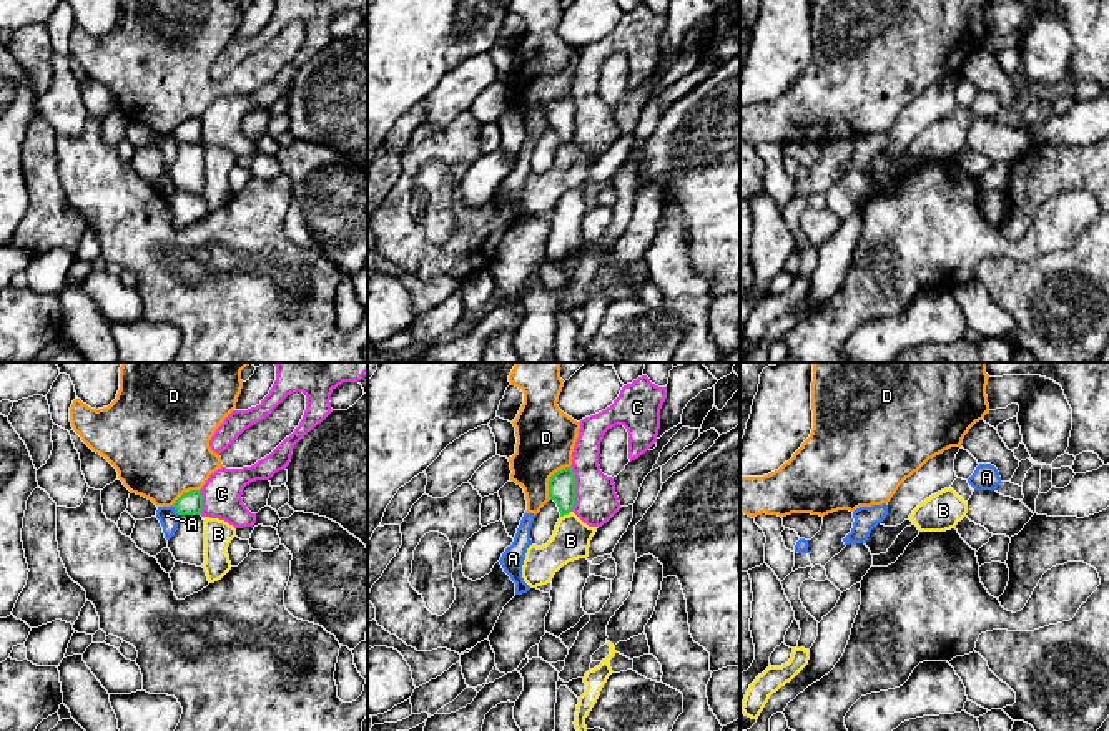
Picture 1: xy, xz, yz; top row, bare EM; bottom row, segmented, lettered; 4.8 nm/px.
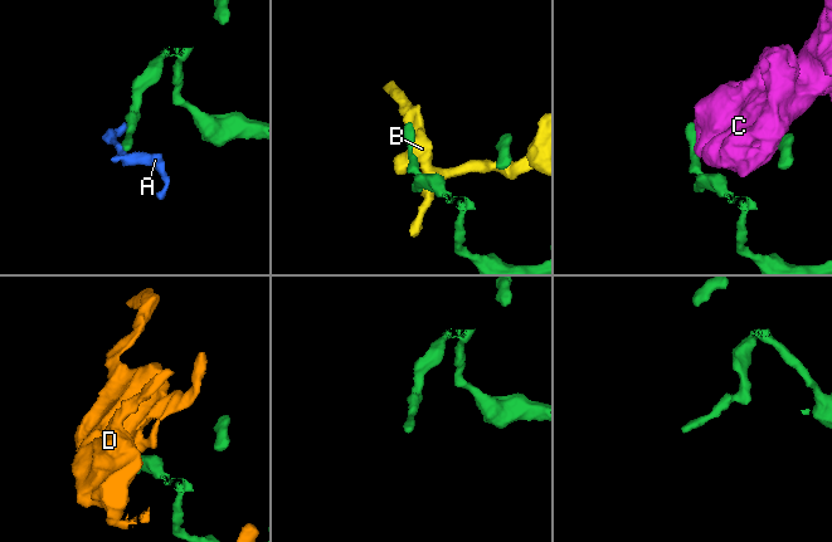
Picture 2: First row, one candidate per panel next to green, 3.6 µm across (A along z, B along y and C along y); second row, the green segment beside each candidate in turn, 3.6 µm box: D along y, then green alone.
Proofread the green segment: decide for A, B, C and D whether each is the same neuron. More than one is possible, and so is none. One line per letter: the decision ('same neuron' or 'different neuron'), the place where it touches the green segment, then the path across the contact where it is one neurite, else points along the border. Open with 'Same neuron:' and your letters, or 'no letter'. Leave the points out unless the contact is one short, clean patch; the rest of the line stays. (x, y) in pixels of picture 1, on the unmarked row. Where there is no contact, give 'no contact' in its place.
Same neuron: no letter
A: different neuron | xy (175, 137) | along xy (172, 133), (178, 142)
B: different neuron | xz (566, 142)
C: different neuron | xz (574, 117)
D: different neuron | xz (551, 107)

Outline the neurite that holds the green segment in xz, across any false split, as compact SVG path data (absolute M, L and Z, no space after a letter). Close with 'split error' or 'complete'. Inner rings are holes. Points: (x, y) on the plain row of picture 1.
M572 95L555 100L549 108L549 125L559 135L560 145L574 140L575 133L575 103Z | complete

